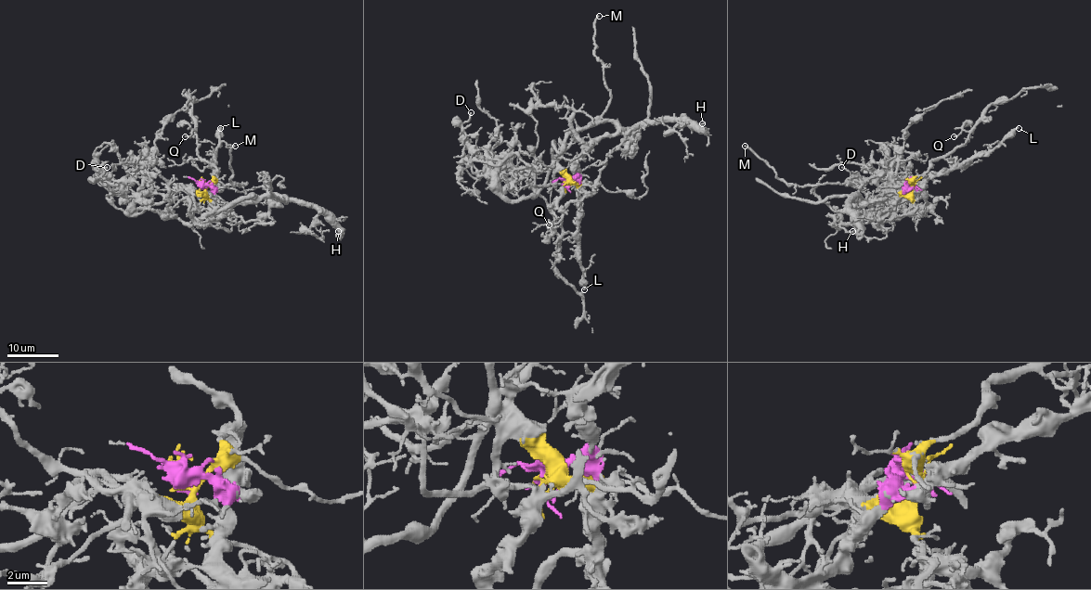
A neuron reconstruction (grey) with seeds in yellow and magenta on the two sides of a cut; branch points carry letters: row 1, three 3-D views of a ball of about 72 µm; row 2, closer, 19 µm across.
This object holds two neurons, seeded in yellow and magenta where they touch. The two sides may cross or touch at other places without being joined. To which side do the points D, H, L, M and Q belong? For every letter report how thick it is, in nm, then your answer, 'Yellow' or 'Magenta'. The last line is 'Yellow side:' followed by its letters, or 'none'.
D: Thickness 140 nm. Yellow
H: Thickness 100 nm. Magenta
L: Thickness 200 nm. Magenta
M: Thickness 200 nm. Yellow
Q: Thickness 110 nm. Yellow
Yellow side: D, M, Q

